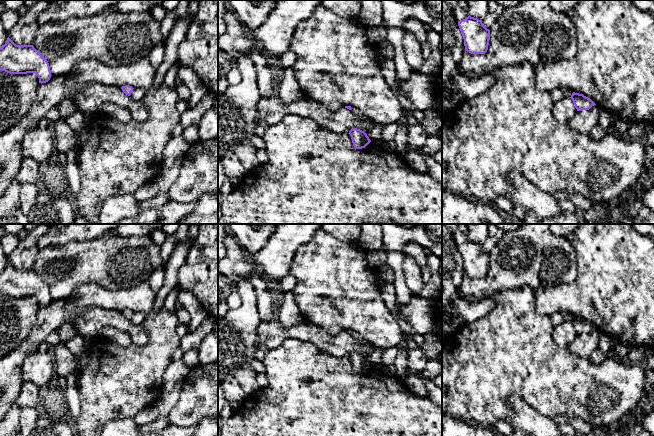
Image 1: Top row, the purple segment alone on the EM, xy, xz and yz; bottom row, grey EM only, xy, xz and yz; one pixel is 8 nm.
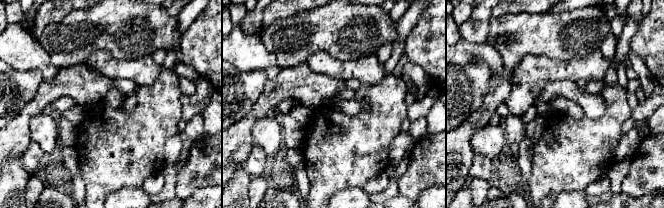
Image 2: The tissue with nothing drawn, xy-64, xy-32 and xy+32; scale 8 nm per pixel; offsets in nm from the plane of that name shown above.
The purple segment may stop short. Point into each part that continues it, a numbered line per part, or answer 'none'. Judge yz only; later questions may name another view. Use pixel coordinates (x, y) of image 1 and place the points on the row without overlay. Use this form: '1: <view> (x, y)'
none

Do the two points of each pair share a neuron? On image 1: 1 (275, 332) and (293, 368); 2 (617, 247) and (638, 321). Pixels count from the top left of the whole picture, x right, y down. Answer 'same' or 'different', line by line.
1: different
2: same

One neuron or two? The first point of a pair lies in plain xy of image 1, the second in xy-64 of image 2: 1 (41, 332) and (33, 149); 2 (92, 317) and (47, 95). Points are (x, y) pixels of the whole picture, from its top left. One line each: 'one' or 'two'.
1: two
2: one

